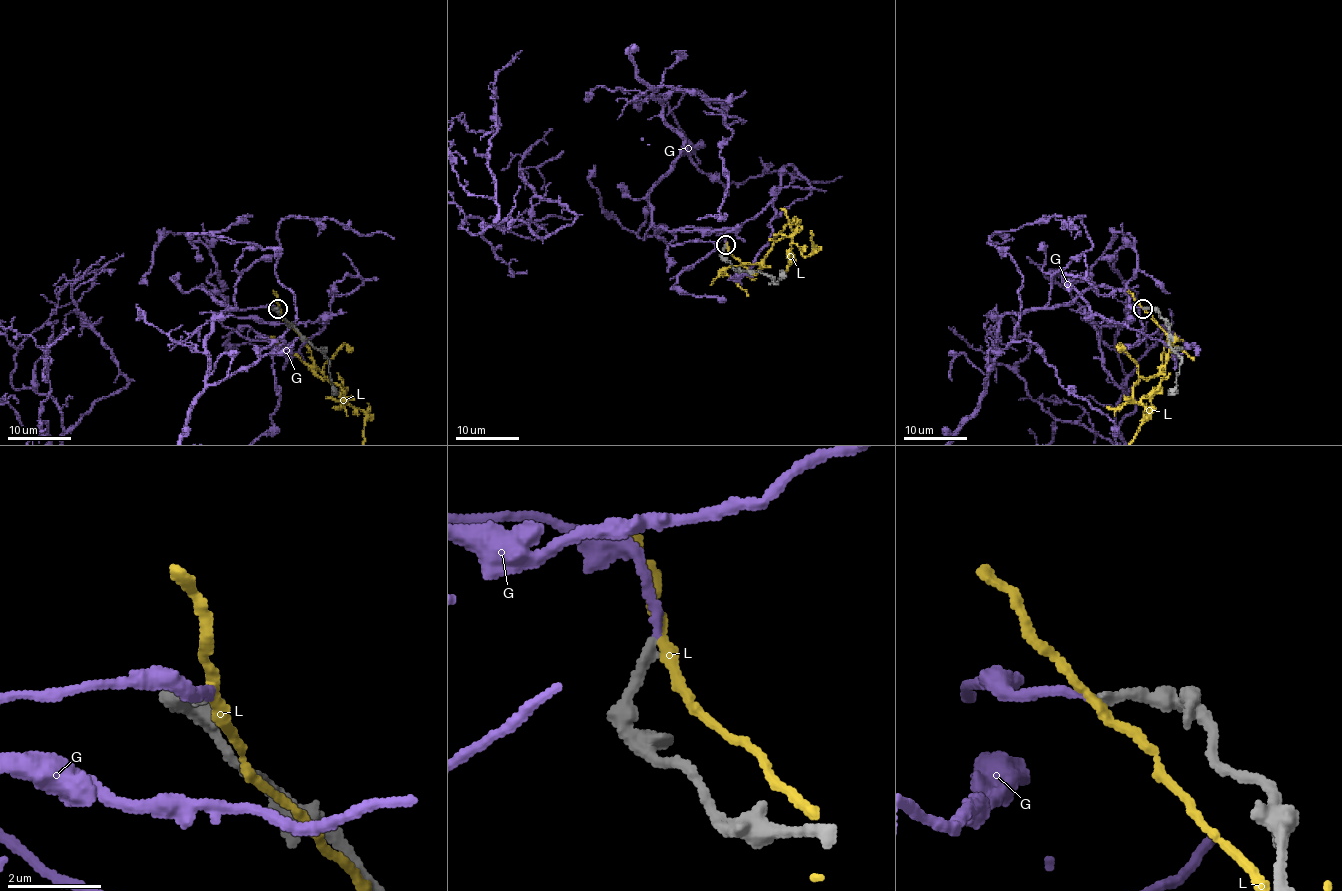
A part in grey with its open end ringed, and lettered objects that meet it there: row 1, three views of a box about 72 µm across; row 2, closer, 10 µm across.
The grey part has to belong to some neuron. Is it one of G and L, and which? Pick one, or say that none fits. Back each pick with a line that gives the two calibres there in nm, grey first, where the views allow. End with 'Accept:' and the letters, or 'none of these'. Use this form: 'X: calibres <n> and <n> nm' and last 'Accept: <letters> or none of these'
G: calibres 190 and 180 nm
Accept: G

